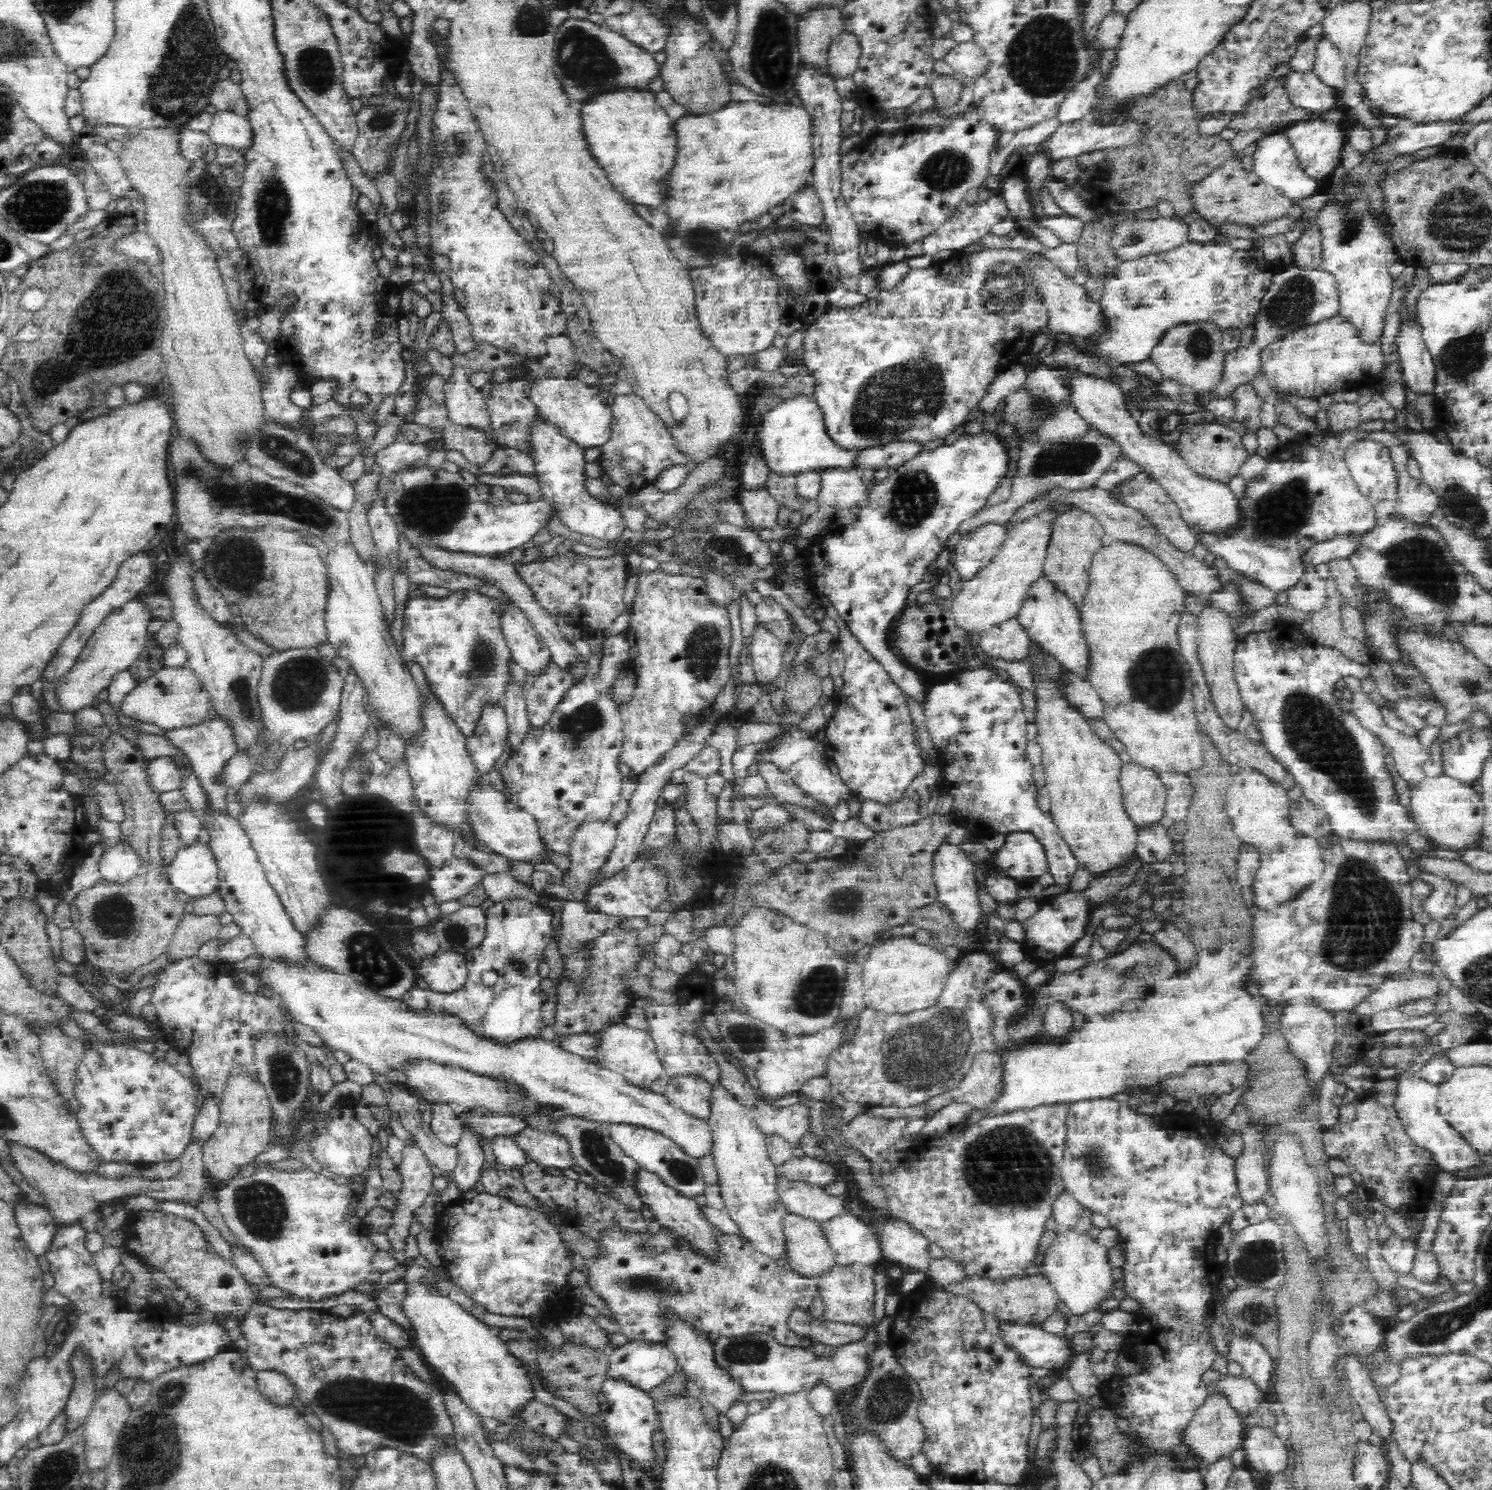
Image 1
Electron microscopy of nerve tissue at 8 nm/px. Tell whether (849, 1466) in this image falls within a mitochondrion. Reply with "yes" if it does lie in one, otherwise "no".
no

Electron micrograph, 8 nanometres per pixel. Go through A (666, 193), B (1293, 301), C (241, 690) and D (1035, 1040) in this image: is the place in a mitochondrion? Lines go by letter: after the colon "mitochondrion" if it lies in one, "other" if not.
A: other
B: mitochondrion
C: mitochondrion
D: other

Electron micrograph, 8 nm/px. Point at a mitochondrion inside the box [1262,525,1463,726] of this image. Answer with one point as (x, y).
(1419, 563)

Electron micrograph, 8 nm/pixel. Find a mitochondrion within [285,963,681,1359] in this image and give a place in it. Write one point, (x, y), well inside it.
(597, 1153)

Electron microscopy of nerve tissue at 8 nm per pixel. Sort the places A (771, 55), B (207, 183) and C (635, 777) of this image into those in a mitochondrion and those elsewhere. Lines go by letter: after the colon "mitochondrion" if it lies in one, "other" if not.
A: mitochondrion
B: mitochondrion
C: other

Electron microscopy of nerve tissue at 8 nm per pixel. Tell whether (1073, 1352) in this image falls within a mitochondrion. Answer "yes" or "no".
no

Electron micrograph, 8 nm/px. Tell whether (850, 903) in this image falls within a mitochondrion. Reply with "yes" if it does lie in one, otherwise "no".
yes

